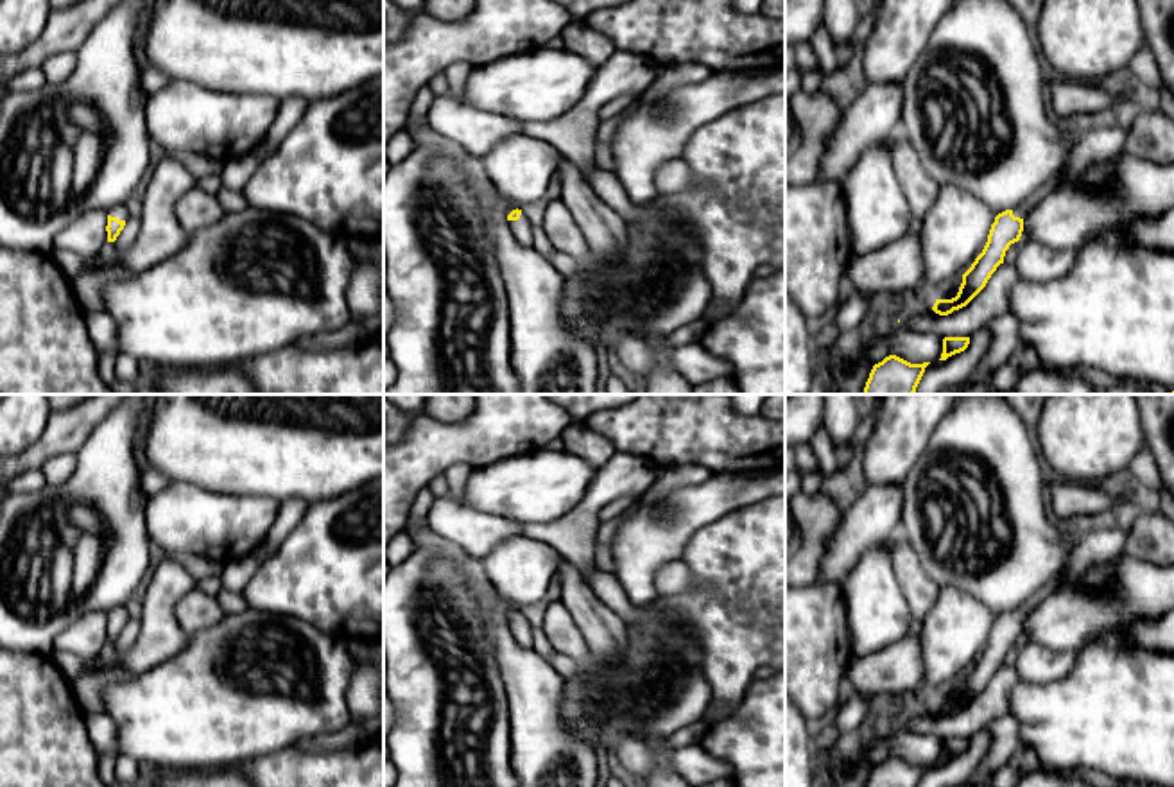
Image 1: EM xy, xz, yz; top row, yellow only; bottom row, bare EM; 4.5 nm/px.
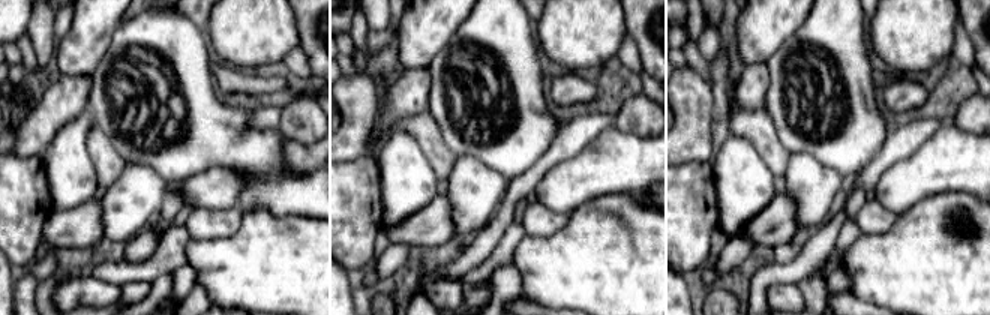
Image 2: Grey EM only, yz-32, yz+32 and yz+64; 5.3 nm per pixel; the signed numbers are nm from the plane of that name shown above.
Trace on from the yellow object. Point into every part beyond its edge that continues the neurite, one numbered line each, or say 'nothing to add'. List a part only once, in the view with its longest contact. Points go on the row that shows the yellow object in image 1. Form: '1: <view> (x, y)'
1: xy (120, 212)

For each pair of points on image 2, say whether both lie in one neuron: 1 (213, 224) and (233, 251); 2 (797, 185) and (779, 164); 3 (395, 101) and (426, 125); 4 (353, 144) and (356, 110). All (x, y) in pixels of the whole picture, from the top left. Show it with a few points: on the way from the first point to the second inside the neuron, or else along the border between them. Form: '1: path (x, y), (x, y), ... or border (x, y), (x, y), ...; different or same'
1: border (243, 213), (240, 225), (231, 234), (191, 239); different
2: border (791, 153), (789, 164), (782, 177); different
3: border (426, 108), (404, 117), (395, 128); different
4: path (353, 135), (356, 119); same

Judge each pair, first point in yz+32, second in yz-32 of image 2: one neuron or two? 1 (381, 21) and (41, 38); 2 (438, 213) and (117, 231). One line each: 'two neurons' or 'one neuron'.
1: one neuron
2: two neurons

